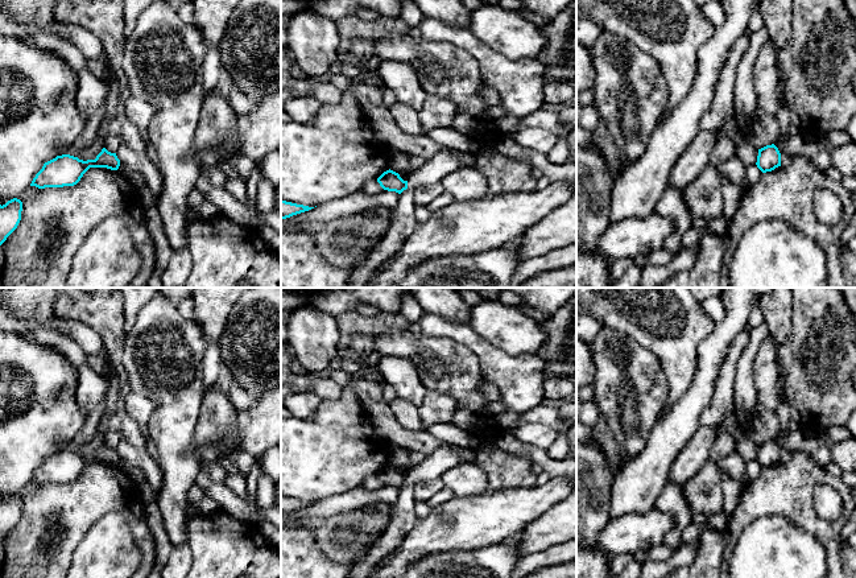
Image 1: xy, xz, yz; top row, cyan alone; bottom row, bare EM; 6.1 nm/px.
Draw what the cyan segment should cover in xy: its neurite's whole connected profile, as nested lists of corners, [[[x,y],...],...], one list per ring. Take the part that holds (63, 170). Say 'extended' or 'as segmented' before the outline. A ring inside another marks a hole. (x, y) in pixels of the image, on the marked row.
as segmented; [[[106,148],[102,149],[95,160],[87,161],[70,154],[62,154],[45,162],[42,169],[33,178],[30,186],[38,189],[74,186],[90,168],[117,170],[119,166],[120,160],[116,153],[111,153]]]

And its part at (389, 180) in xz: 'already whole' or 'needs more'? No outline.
already whole

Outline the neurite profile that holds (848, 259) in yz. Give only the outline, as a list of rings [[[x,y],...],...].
[[[856,212],[851,216],[841,238],[841,271],[849,288],[856,288],[856,255],[848,243],[856,235]]]

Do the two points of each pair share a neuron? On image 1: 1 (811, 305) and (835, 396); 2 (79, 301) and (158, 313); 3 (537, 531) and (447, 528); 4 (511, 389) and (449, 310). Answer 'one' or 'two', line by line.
1: one
2: two
3: one
4: two

